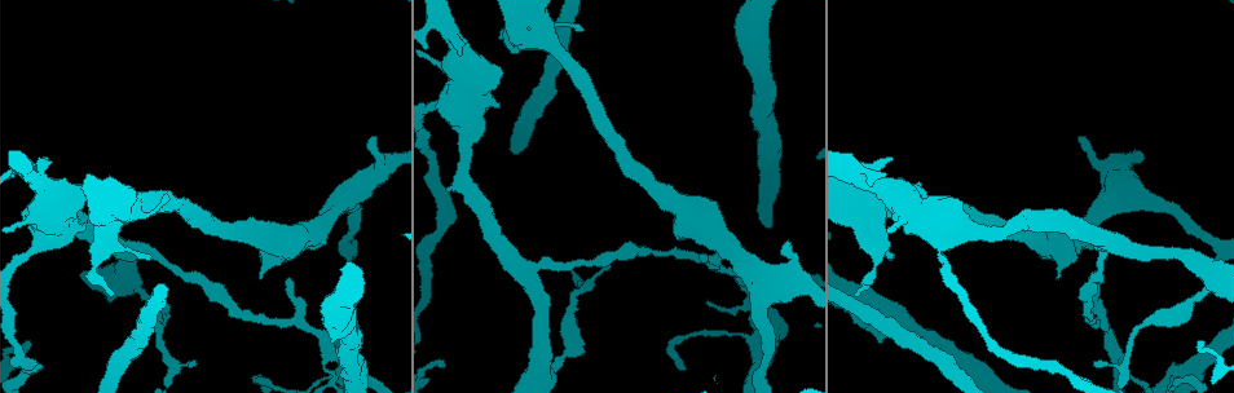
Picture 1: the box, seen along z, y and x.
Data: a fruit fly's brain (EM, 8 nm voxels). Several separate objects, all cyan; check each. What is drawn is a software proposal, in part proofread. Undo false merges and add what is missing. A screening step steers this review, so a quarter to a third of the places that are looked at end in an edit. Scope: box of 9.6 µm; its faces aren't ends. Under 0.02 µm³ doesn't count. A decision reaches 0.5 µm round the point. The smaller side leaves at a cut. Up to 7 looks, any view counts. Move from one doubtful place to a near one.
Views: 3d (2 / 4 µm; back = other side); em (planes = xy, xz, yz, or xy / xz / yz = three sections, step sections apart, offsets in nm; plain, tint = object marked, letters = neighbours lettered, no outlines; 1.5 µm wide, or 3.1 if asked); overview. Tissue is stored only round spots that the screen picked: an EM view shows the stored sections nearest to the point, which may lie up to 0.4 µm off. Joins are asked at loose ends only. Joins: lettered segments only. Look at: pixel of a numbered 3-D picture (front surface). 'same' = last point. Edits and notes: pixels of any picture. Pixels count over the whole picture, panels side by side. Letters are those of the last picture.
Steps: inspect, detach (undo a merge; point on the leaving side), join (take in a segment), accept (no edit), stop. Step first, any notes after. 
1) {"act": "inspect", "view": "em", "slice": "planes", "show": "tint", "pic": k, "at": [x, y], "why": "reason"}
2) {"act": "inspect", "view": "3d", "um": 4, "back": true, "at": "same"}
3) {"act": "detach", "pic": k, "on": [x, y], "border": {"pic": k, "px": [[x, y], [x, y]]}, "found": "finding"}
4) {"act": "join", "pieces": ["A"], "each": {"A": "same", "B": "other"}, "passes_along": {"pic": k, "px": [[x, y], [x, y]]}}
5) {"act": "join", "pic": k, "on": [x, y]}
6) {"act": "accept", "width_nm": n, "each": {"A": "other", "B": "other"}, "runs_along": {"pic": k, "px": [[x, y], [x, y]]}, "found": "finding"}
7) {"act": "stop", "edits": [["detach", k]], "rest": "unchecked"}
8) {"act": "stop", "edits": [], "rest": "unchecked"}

{"act": "inspect", "view": "em", "slice": "planes", "show": "tint", "pic": 1, "at": [1150, 320]}

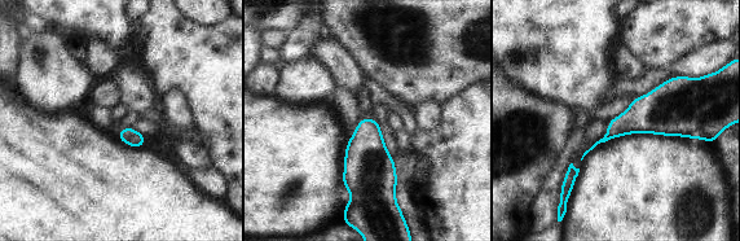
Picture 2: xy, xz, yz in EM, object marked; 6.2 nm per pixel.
{"act": "inspect", "view": "em", "slice": "planes", "show": "letters", "at": "same"}

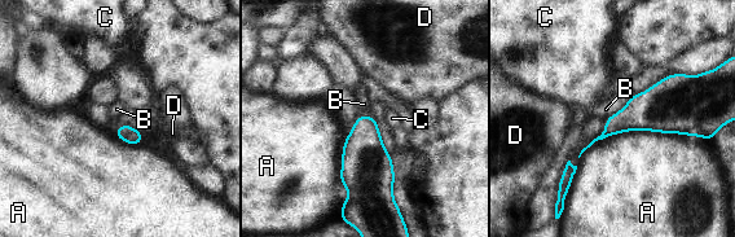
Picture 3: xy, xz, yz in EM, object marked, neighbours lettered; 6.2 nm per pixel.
{"act": "accept", "each": {"A": "other", "B": "other", "C": "other", "D": "other"}, "border": {"pic": 3, "px": [[630, 96], [619, 110], [606, 118]]}, "found": "continuous, no second cell"}

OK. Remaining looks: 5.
{"act": "inspect", "view": "em", "slice": "planes", "show": "tint", "pic": 1, "at": [1114, 351], "why": "three-way junction"}

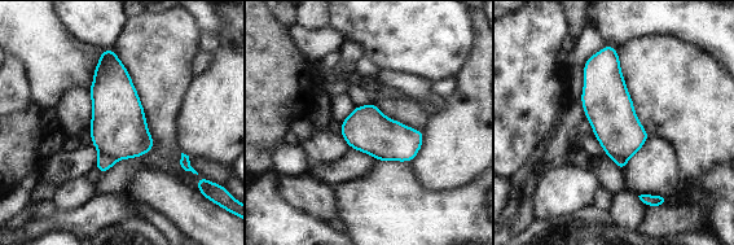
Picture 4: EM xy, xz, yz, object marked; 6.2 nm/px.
{"act": "inspect", "view": "em", "slice": "planes", "show": "letters", "at": "same"}

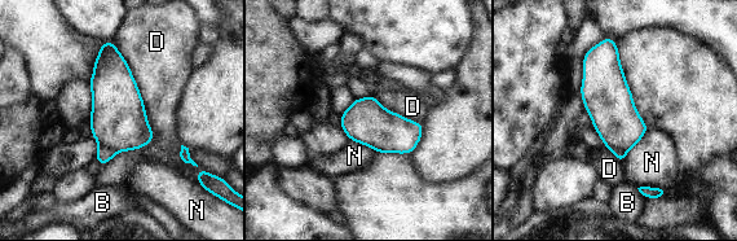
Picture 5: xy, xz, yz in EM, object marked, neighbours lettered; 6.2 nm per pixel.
{"act": "detach", "pic": 5, "on": [104, 154], "width_nm": 280, "each": {"B": "other", "D": "other", "N": "other"}, "border": {"pic": 5, "px": [[100, 145], [107, 145], [117, 152]]}, "found": "a second cell is stuck on"}

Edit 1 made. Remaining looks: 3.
{"act": "inspect", "view": "overview"}

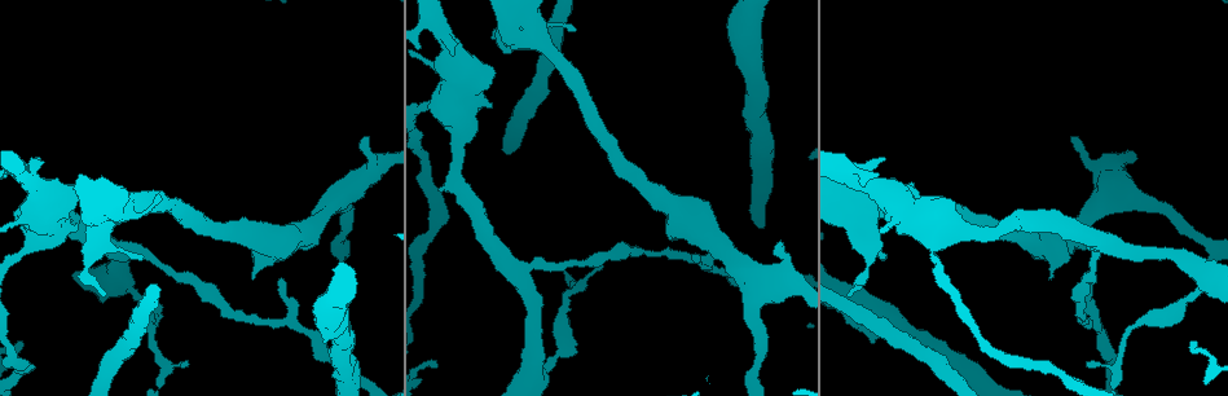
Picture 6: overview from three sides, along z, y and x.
{"act": "inspect", "view": "em", "slice": "planes", "show": "letters", "pic": 6, "at": [1074, 139]}

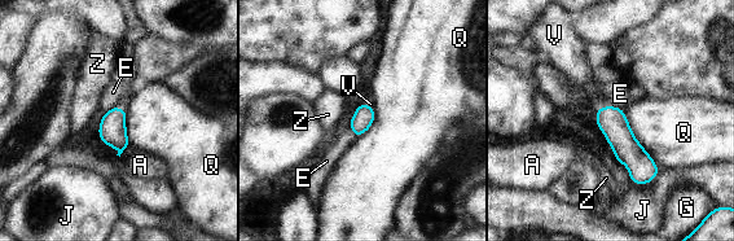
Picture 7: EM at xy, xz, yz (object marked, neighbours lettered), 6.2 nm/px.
{"act": "join", "pieces": ["V"], "each": {"A": "other", "E": "other", "G": "other", "J": "other", "Q": "other", "V": "same", "Z": "other"}, "passes_along": {"pic": 7, "px": [[611, 121], [603, 106], [581, 73]]}, "found": "the cell continues"}

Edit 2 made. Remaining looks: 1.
{"act": "stop", "edits": [["detach", 5], ["join", 7]], "rest": "unchecked"}

